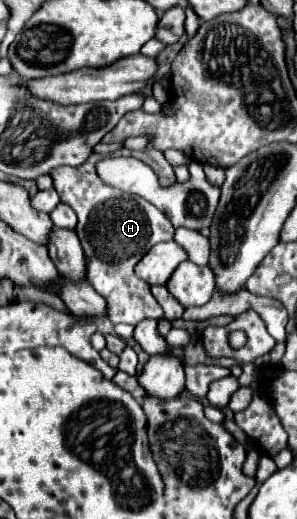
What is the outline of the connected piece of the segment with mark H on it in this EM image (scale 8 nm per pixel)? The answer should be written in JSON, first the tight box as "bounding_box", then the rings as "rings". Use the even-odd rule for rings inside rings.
{"bounding_box":[49,154,175,326],"rings":[[[91,154],[85,164],[77,168],[59,166],[53,168],[49,176],[53,178],[53,186],[61,202],[69,204],[79,218],[75,232],[85,250],[87,280],[107,300],[109,320],[113,324],[125,322],[135,326],[143,318],[161,318],[163,310],[153,298],[151,286],[137,278],[133,268],[155,244],[173,240],[175,228],[151,202],[137,194],[113,190],[109,184],[101,182],[99,174],[95,172],[95,164],[103,158],[103,154]]]}

